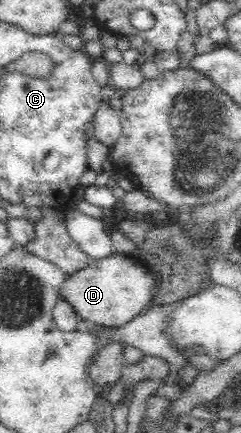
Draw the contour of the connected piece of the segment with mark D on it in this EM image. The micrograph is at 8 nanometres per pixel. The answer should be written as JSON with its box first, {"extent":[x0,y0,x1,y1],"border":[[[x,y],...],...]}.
{"extent":[60,251,160,328],"border":[[[114,251],[108,257],[92,260],[89,267],[68,276],[60,288],[60,296],[72,304],[79,318],[85,319],[90,325],[117,328],[146,309],[160,283],[158,277],[136,255]]]}

